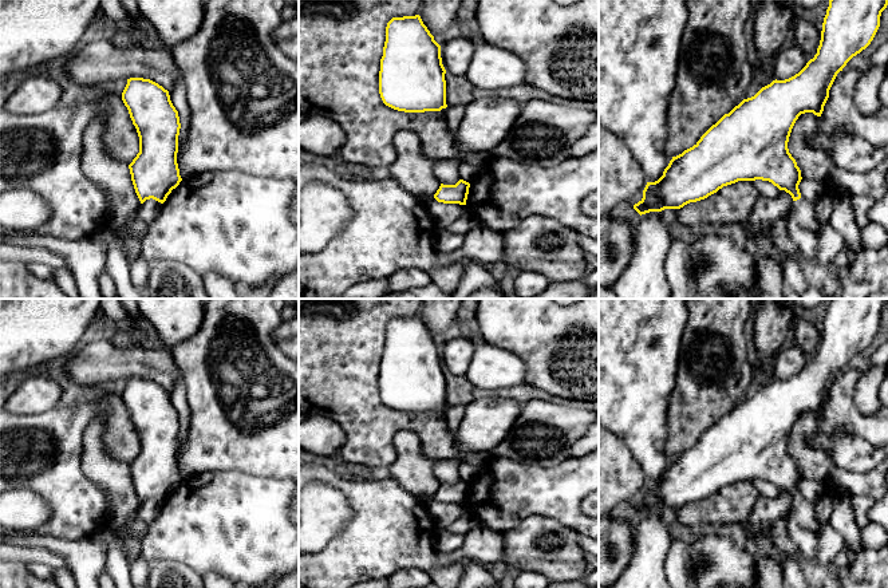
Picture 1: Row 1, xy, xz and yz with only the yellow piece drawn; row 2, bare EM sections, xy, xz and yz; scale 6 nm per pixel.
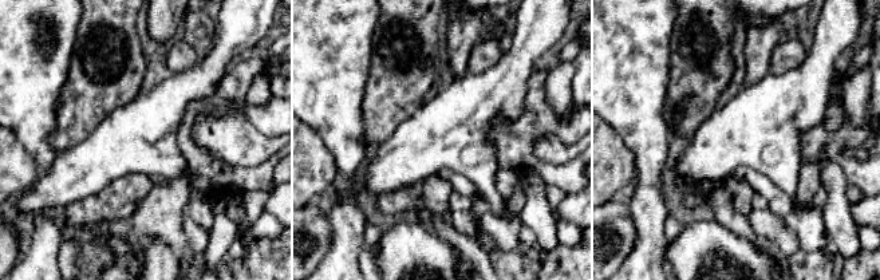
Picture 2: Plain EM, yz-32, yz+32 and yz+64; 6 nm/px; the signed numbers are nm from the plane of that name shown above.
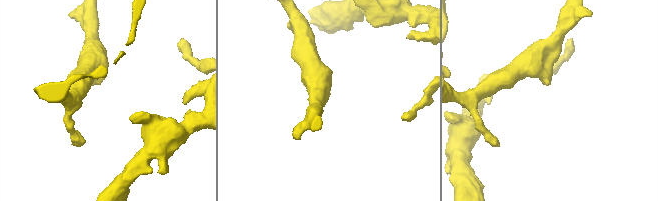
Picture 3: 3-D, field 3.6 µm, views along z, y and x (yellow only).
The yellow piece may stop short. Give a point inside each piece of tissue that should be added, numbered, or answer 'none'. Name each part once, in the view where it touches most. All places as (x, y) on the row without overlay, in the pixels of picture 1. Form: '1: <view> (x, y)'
1: yz (804, 510)

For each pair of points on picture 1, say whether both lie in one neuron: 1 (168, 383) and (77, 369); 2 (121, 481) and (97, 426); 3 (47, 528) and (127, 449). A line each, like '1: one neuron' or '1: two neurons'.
1: one neuron
2: one neuron
3: one neuron

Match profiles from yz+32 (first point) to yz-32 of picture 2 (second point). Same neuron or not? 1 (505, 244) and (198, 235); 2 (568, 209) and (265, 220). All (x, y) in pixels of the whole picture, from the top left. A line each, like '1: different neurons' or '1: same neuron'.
1: same neuron
2: different neurons

